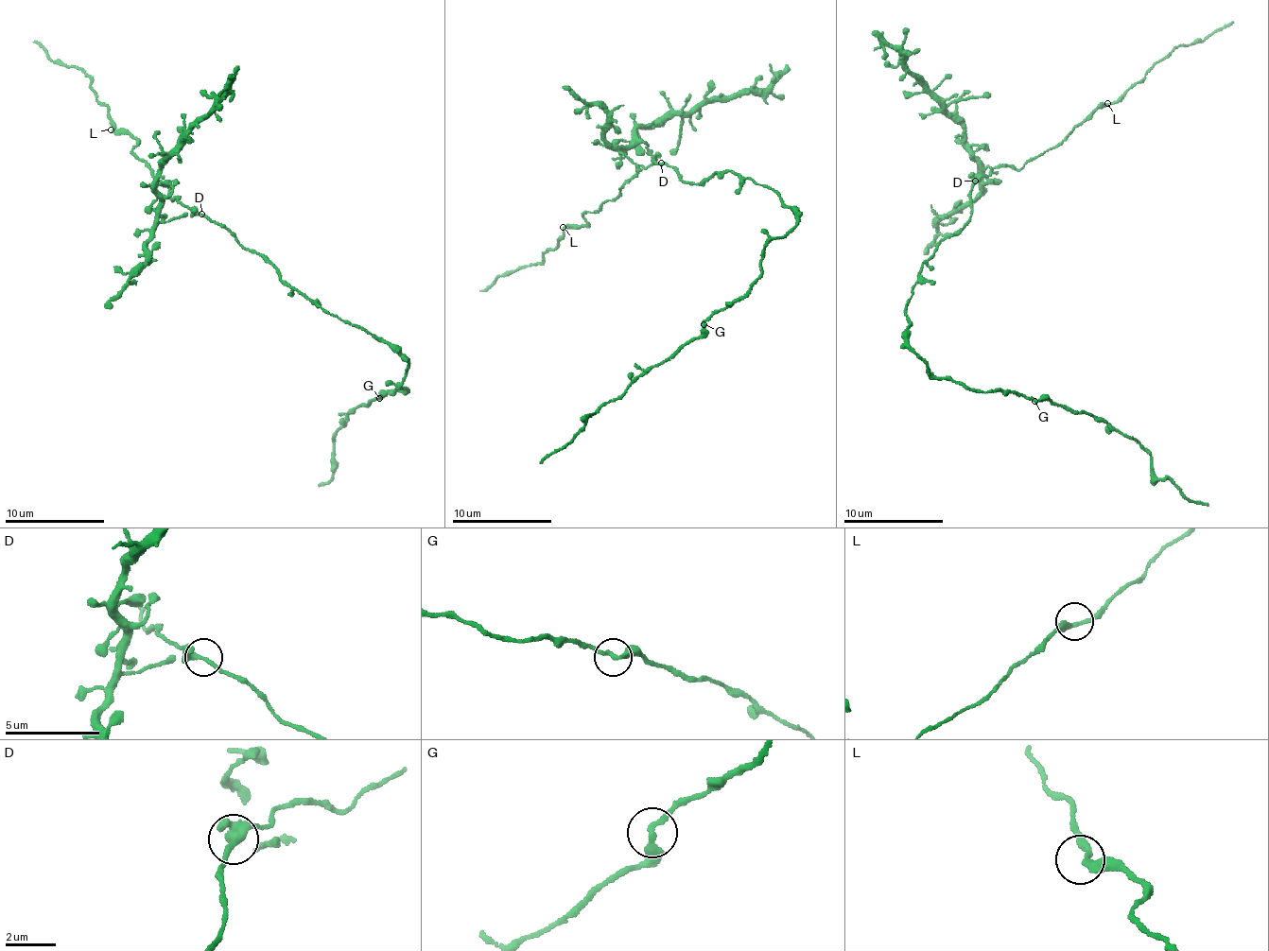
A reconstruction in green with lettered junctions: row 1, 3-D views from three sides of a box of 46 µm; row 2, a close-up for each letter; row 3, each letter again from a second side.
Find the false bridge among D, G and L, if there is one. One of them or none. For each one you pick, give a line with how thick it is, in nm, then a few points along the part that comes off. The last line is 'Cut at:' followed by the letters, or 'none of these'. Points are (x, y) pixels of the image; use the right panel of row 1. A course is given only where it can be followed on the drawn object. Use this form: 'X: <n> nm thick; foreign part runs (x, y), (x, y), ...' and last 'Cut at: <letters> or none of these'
Cut at: none of these

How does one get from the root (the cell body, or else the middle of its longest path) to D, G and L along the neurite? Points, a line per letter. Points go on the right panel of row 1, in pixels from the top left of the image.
D: (920, 269), (930, 260), (933, 249), (968, 221), (973, 211), (970, 193), (975, 181)
G: (920, 269), (905, 305), (909, 323), (905, 332), (927, 371), (977, 391), (1009, 389), (1034, 400)
L: (920, 269), (933, 249), (968, 221), (976, 181), (993, 167), (1018, 168), (1052, 148), (1107, 103)

